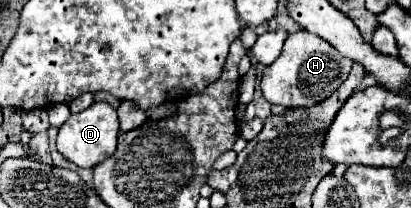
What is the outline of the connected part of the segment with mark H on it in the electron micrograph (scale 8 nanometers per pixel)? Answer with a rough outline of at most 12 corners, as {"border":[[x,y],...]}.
{"border":[[312,32],[286,38],[260,86],[270,104],[314,106],[350,60]]}

